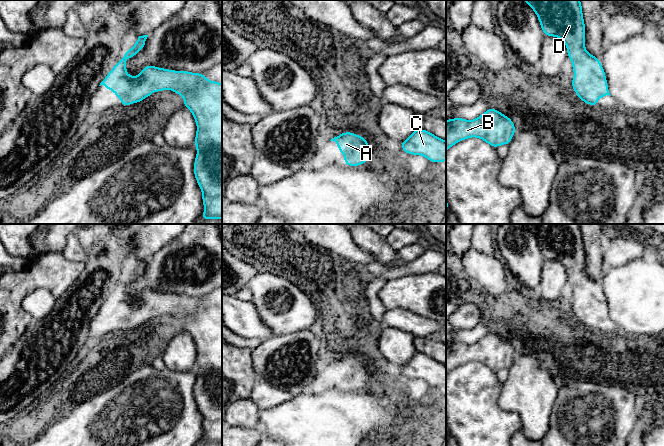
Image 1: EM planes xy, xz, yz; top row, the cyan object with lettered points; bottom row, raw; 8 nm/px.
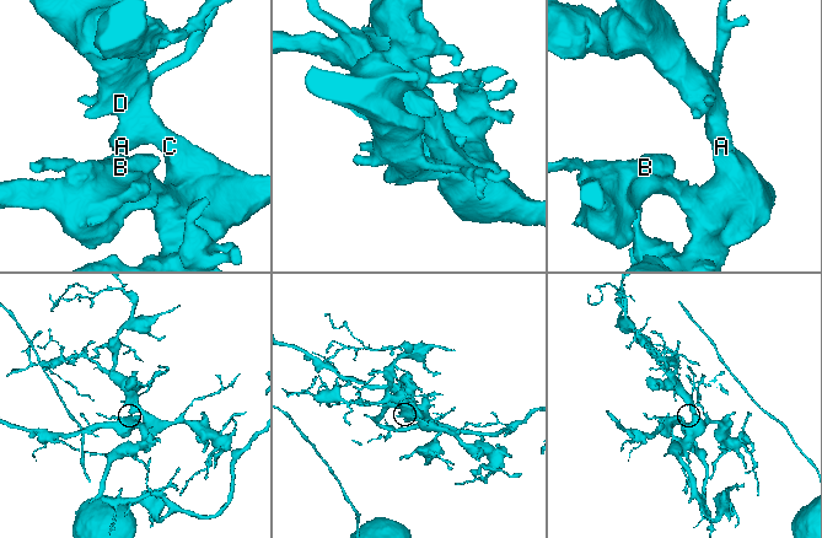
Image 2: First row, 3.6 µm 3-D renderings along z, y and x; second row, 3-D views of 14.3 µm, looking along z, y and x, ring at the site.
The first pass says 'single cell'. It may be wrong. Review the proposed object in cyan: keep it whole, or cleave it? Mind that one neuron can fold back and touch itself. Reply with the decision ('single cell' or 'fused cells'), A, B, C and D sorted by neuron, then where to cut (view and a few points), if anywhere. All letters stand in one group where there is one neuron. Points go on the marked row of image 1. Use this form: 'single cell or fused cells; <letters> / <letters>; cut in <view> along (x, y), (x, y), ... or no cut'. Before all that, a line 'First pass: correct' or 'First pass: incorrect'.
First pass: correct
single cell; A B C D; no cut

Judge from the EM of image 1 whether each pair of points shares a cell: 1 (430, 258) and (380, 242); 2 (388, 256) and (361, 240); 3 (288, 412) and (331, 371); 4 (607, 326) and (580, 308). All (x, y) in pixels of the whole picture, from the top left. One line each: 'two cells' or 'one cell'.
1: two cells
2: one cell
3: two cells
4: one cell

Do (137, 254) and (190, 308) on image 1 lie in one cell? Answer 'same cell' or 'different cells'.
different cells

